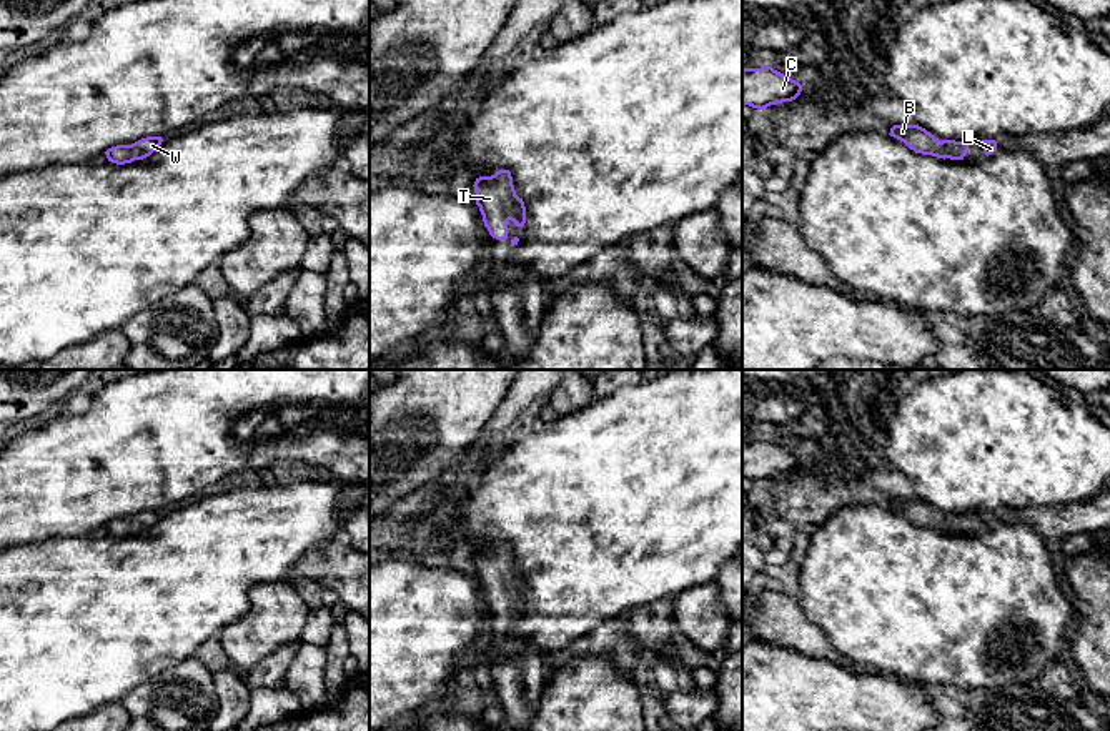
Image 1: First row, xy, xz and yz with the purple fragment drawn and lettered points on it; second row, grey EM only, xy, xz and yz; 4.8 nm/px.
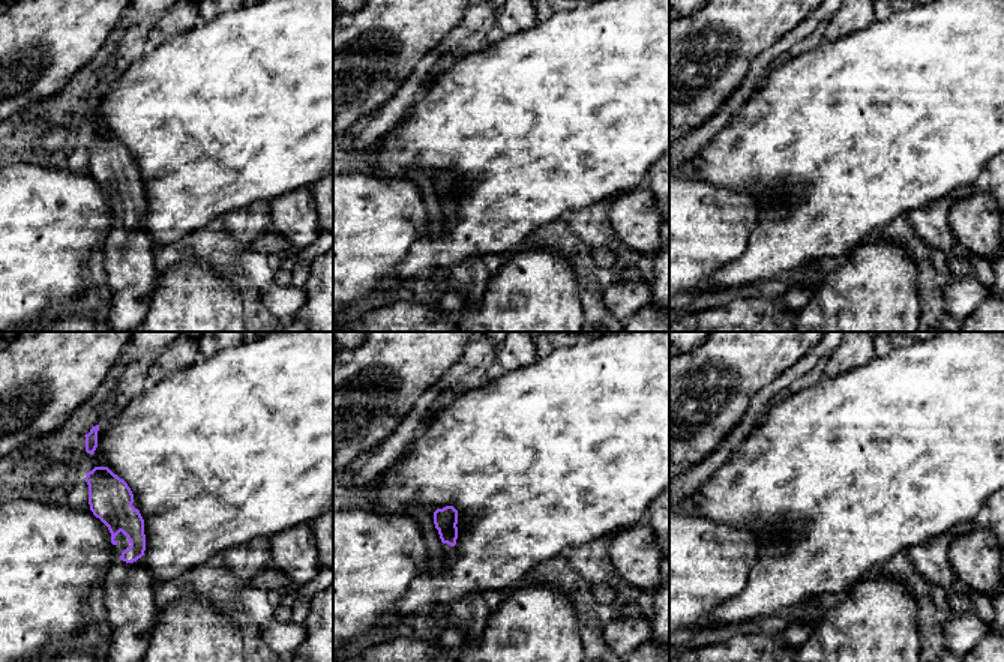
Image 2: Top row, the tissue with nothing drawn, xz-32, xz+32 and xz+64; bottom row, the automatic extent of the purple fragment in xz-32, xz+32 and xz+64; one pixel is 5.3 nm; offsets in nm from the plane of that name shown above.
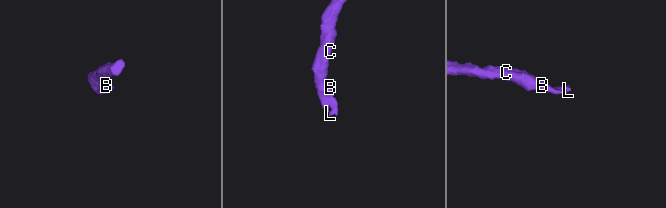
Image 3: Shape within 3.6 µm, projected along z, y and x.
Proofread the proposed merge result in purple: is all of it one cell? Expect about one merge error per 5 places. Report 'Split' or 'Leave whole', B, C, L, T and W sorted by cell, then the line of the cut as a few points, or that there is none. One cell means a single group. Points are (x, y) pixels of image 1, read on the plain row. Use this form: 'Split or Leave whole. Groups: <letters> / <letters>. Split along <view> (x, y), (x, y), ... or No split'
Leave whole. Groups: B C L T W. No split

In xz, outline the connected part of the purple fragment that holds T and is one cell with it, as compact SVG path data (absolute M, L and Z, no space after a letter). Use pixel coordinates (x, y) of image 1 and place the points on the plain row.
M499 543L491 549L479 549L473 559L484 599L493 611L508 611L509 593L519 601L524 599L526 579L523 571L516 568L509 543Z

